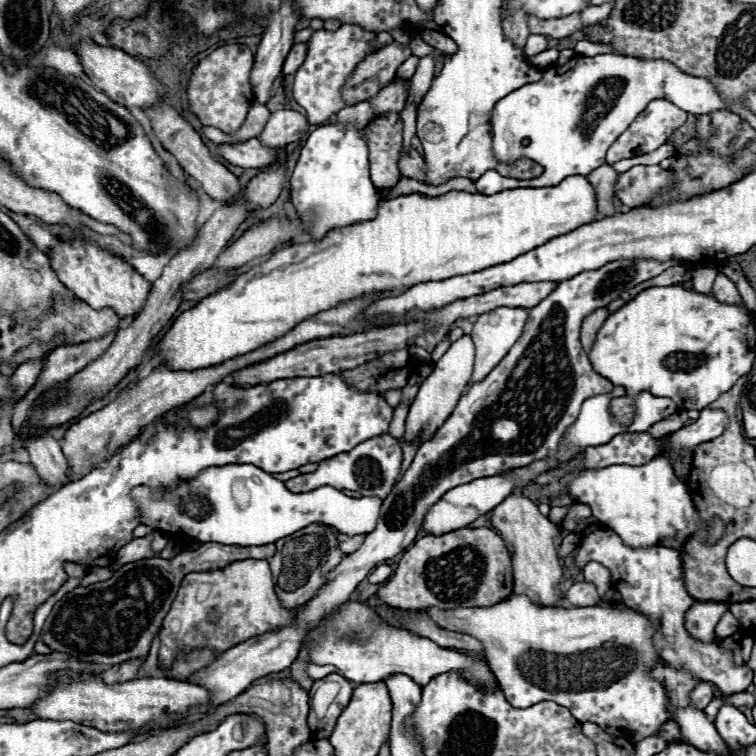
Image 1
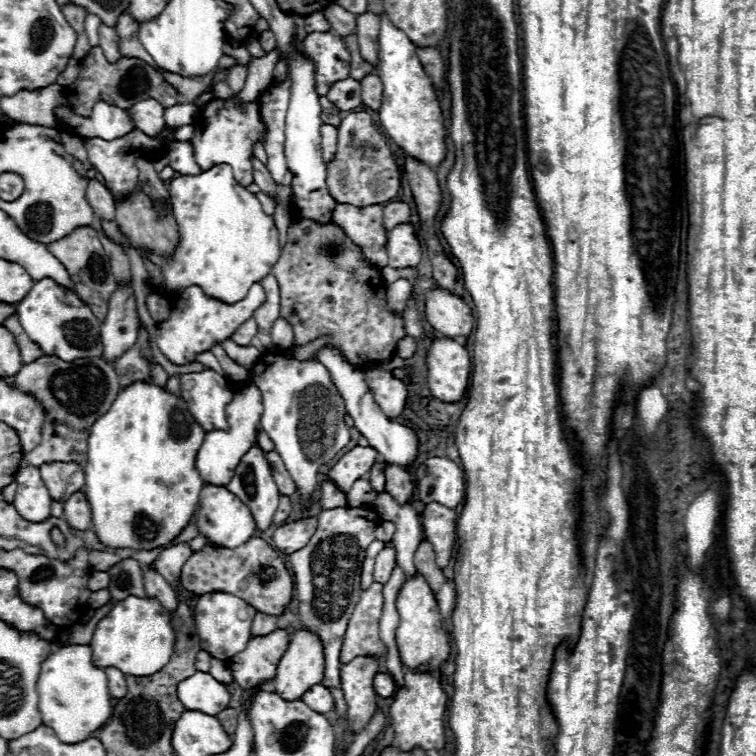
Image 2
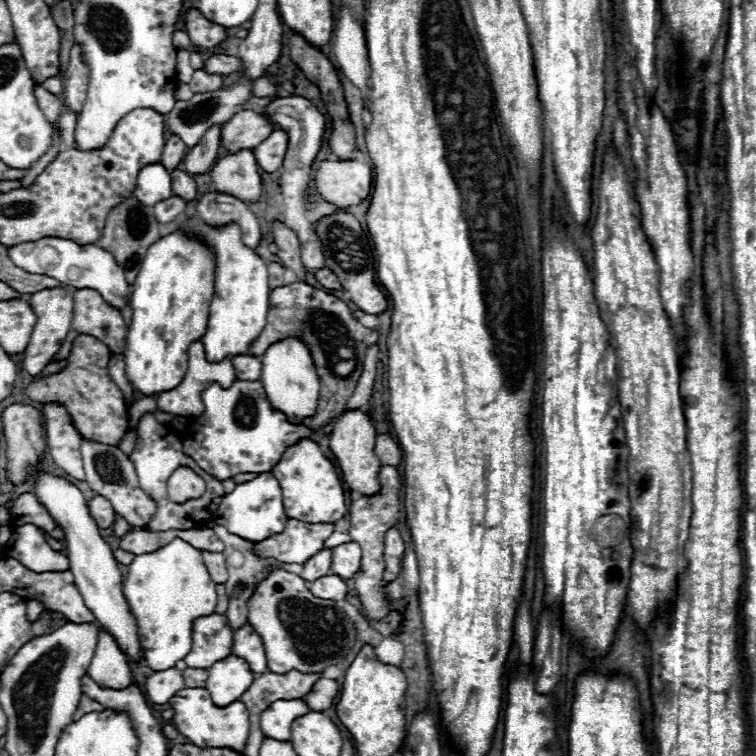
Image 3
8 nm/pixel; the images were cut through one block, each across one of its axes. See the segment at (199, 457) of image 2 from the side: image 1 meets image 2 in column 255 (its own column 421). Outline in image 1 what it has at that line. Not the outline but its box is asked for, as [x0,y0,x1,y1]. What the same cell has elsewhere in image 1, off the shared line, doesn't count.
[402,336,474,444]

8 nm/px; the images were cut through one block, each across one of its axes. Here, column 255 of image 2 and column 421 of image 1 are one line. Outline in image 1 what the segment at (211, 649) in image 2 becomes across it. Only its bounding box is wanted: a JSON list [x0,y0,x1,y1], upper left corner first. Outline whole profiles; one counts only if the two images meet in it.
[410,594,672,744]

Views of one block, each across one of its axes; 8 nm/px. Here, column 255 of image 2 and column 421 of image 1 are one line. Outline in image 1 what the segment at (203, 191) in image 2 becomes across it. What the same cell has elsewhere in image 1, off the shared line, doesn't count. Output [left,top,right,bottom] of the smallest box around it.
[154,174,596,370]

